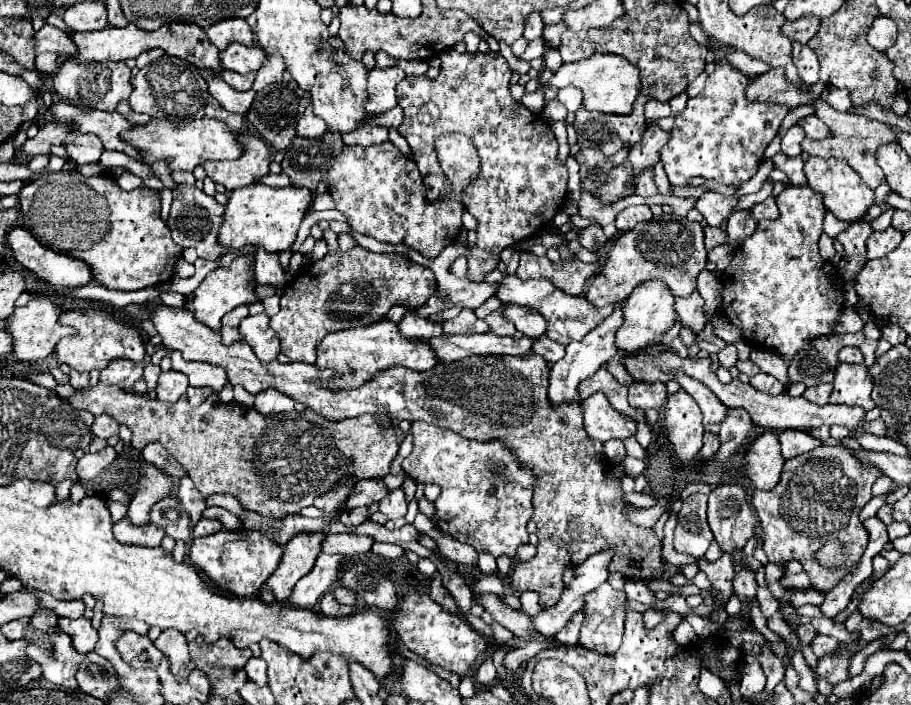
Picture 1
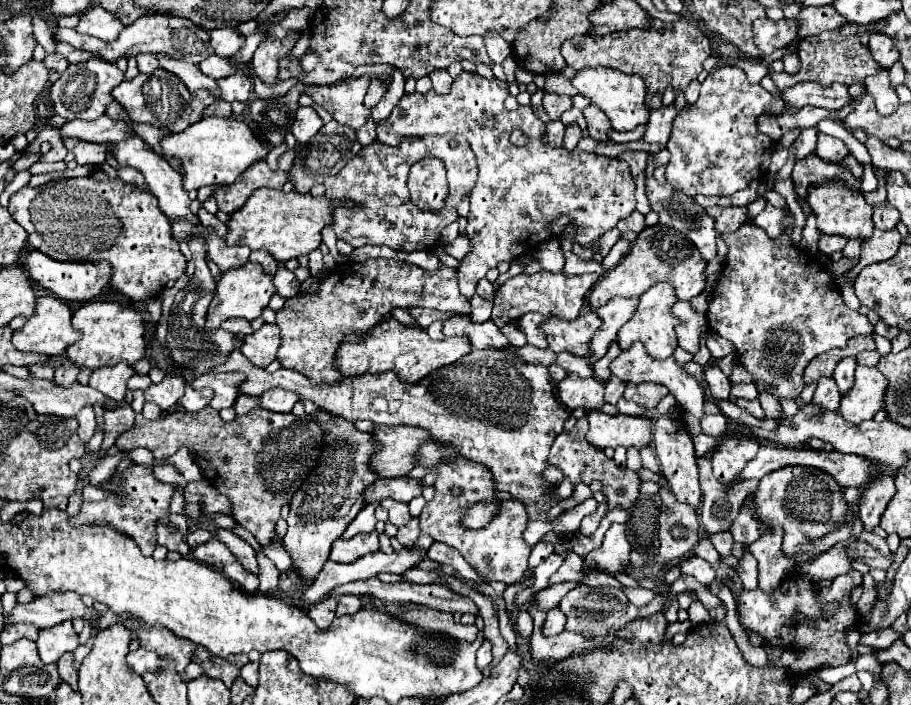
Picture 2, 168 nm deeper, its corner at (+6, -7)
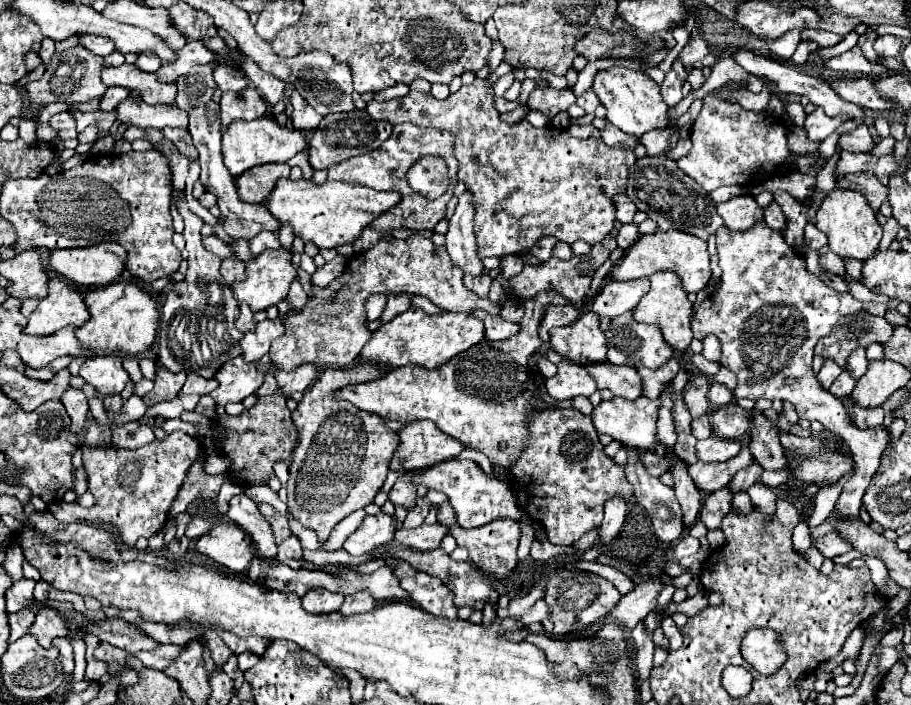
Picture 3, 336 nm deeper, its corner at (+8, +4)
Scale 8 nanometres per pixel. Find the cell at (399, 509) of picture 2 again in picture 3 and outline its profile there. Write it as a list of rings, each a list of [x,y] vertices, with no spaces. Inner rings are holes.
[[[399,476],[399,480],[389,490],[389,502],[393,502],[393,506],[405,506],[409,510],[417,502],[417,488],[413,488],[405,476]]]

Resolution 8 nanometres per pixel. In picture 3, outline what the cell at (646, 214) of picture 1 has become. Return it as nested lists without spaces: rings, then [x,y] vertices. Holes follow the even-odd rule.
[[[625,194],[617,196],[615,206],[617,206],[617,220],[623,222],[623,224],[631,224],[633,222],[633,216],[637,214],[637,206]]]

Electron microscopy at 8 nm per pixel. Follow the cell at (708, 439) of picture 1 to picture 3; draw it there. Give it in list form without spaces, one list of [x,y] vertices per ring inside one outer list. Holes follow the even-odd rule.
[[[705,416],[705,418],[697,418],[697,420],[693,420],[691,430],[693,430],[693,436],[695,436],[697,440],[705,440],[705,438],[709,438],[709,436],[713,434],[713,430],[711,430],[711,418]]]

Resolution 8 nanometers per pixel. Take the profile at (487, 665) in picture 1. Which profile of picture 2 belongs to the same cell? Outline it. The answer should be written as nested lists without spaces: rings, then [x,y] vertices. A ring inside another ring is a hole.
[[[485,639],[485,641],[481,643],[481,647],[477,649],[477,665],[479,665],[481,669],[485,669],[491,661],[493,661],[493,655],[491,655],[491,641]]]

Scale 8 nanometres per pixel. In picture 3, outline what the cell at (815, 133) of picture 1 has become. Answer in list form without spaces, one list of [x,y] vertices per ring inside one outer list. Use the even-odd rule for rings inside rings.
[[[859,126],[853,132],[845,132],[837,140],[837,148],[849,150],[849,152],[869,152],[873,146],[875,146],[875,142],[871,140],[867,126]]]

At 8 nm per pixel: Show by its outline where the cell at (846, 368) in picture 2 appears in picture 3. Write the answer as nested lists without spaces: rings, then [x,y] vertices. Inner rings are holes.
[[[843,368],[843,372],[839,374],[839,378],[833,382],[833,386],[829,388],[831,394],[835,394],[837,398],[847,398],[849,392],[855,388],[855,380],[851,376],[849,368]]]

